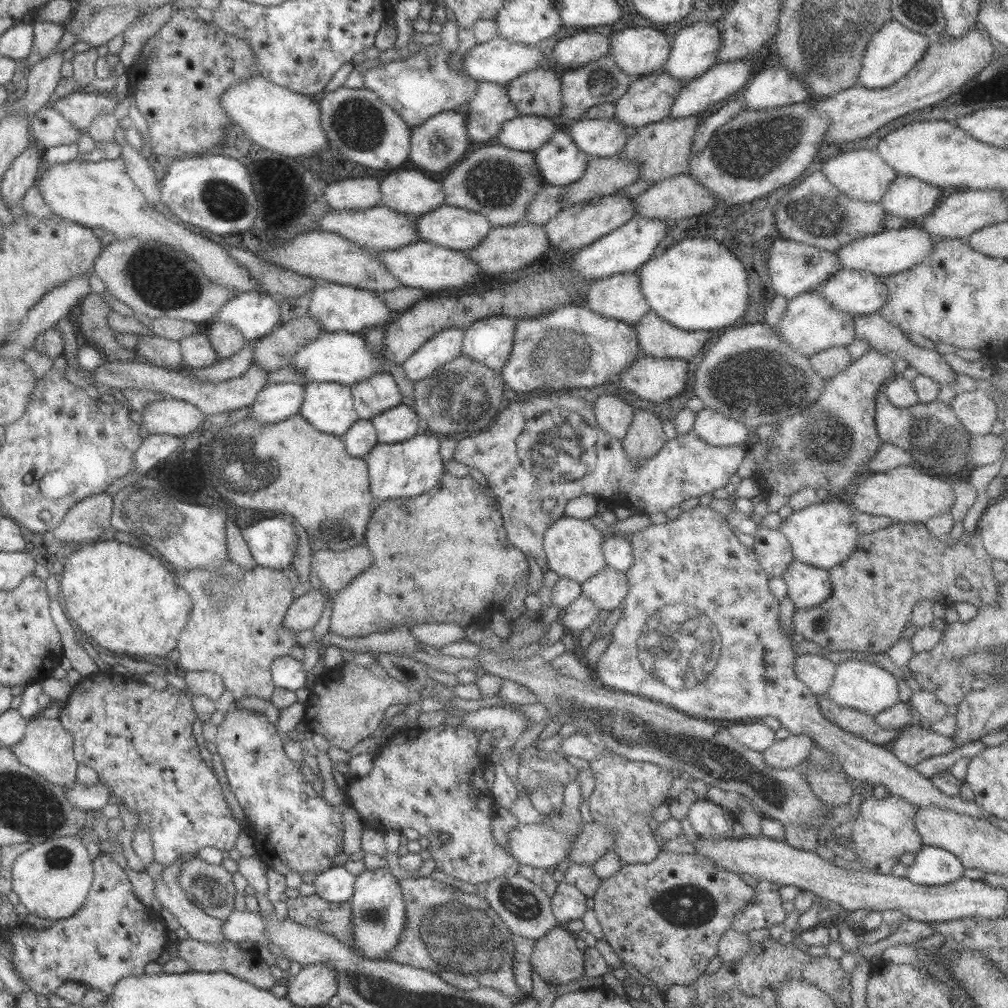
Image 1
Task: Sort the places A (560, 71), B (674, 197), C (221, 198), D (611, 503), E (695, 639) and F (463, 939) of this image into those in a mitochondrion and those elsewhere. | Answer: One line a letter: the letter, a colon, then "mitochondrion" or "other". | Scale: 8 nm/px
A: other
B: other
C: mitochondrion
D: other
E: mitochondrion
F: mitochondrion

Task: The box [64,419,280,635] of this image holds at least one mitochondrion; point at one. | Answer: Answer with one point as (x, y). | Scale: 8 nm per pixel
(139, 506)

